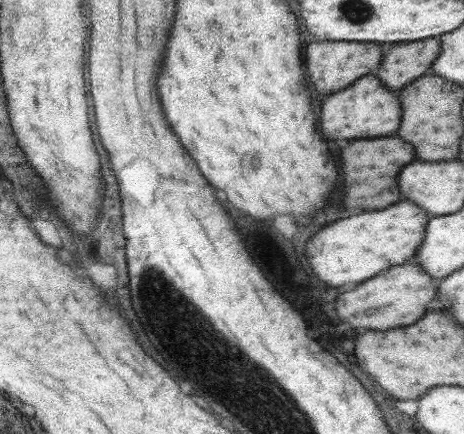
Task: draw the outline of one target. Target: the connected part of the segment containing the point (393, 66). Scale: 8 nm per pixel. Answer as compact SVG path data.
M439 37L426 38L415 42L404 42L390 48L376 76L392 90L400 90L412 80L429 73L432 64L440 55Z

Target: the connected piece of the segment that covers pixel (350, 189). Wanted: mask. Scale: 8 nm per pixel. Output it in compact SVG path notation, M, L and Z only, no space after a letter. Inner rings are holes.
M374 138L356 140L342 150L342 174L344 174L344 208L364 206L366 210L382 210L403 198L398 186L400 170L414 160L416 152L402 138Z

